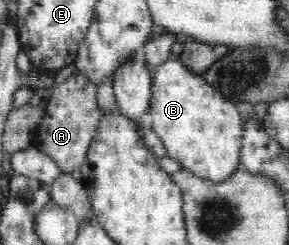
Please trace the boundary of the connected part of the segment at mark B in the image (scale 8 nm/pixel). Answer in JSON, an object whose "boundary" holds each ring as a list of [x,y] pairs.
{"boundary":[[[179,60],[163,62],[153,72],[151,93],[151,108],[149,108],[148,113],[149,116],[151,116],[151,122],[153,123],[153,131],[162,138],[163,145],[167,150],[167,158],[177,160],[181,164],[182,169],[190,170],[191,173],[195,173],[195,175],[199,175],[199,177],[211,178],[211,181],[215,182],[224,181],[229,175],[233,174],[235,170],[241,168],[241,155],[239,155],[239,150],[242,148],[243,120],[239,115],[236,104],[222,94],[217,87],[212,86],[211,83],[207,83],[206,80],[203,79],[203,73],[193,73],[187,65],[183,65],[183,62]]]}

